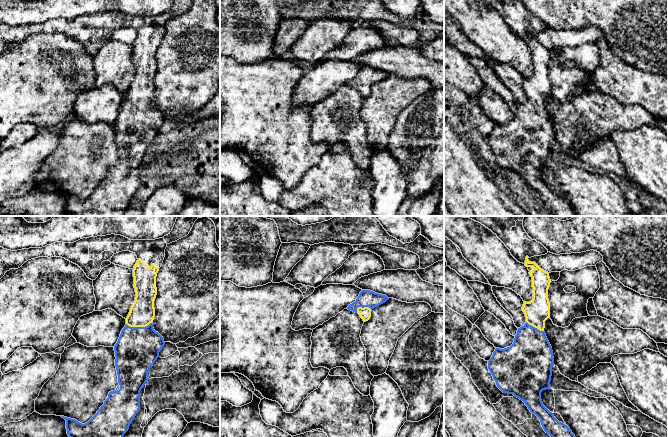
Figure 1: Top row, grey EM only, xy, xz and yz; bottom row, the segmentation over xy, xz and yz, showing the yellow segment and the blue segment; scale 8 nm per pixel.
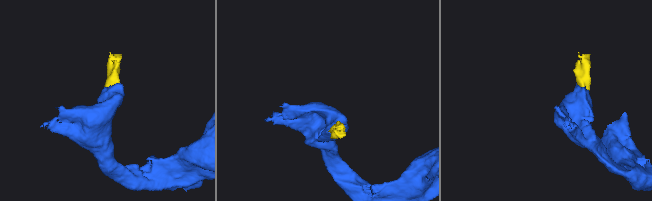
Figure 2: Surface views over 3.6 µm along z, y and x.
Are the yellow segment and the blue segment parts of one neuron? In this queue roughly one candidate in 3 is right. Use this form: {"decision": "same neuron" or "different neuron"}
{"decision": "same neuron"}

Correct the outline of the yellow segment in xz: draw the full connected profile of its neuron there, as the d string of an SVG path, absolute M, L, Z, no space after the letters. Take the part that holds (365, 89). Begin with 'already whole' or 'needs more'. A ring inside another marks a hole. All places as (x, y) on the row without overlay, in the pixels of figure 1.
needs more | M362 66L356 77L350 80L347 85L358 89L363 97L366 98L371 93L372 85L385 79L388 75L386 71L370 66Z

